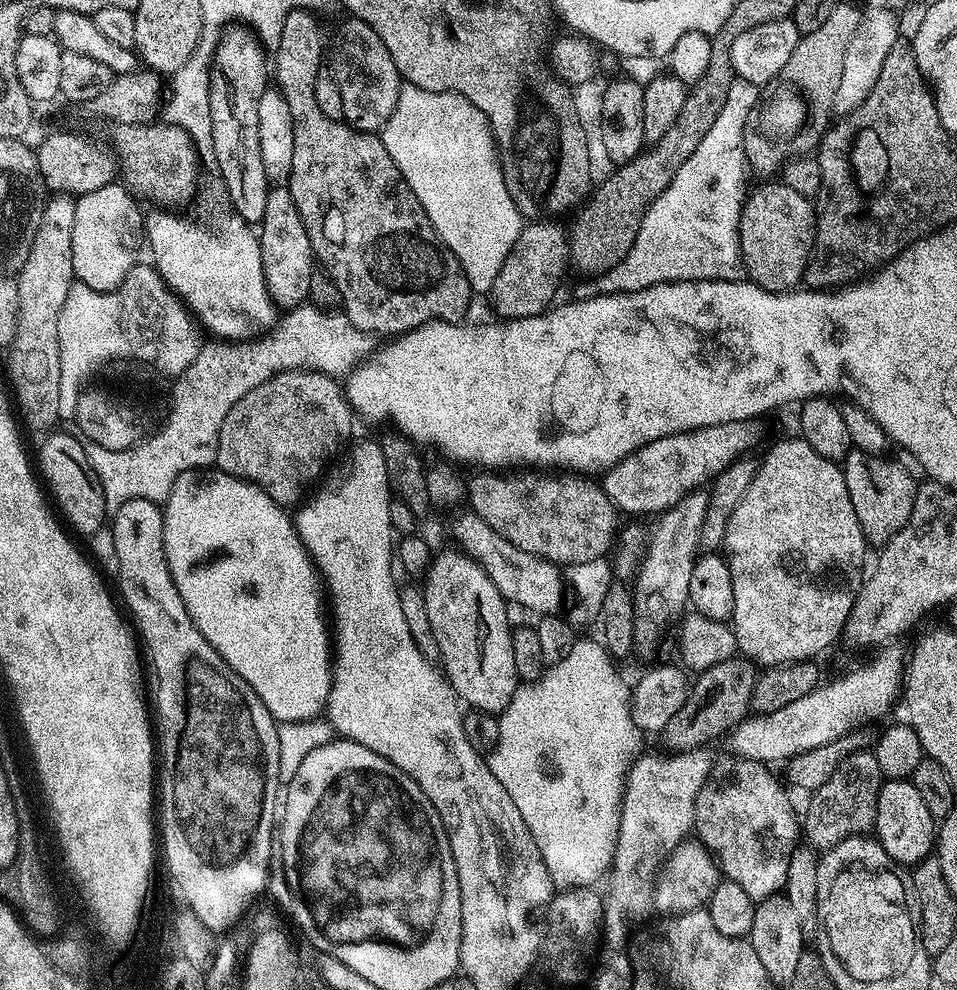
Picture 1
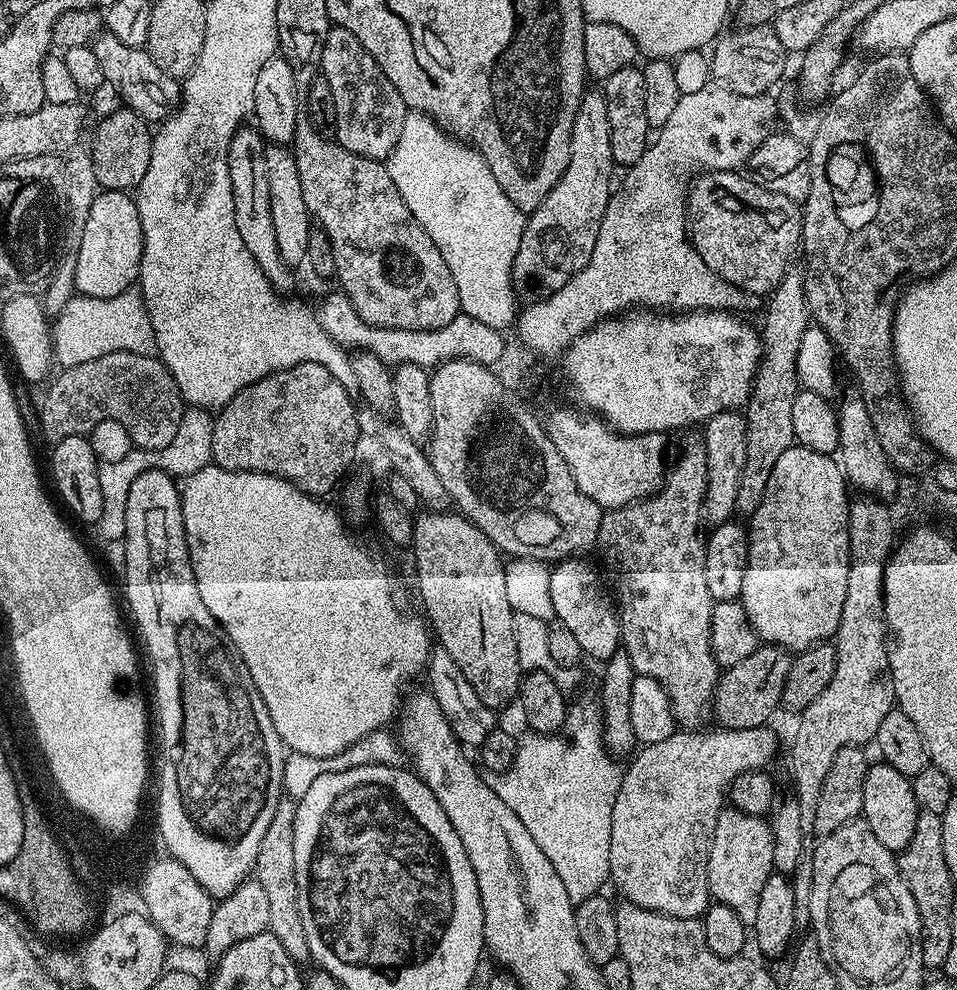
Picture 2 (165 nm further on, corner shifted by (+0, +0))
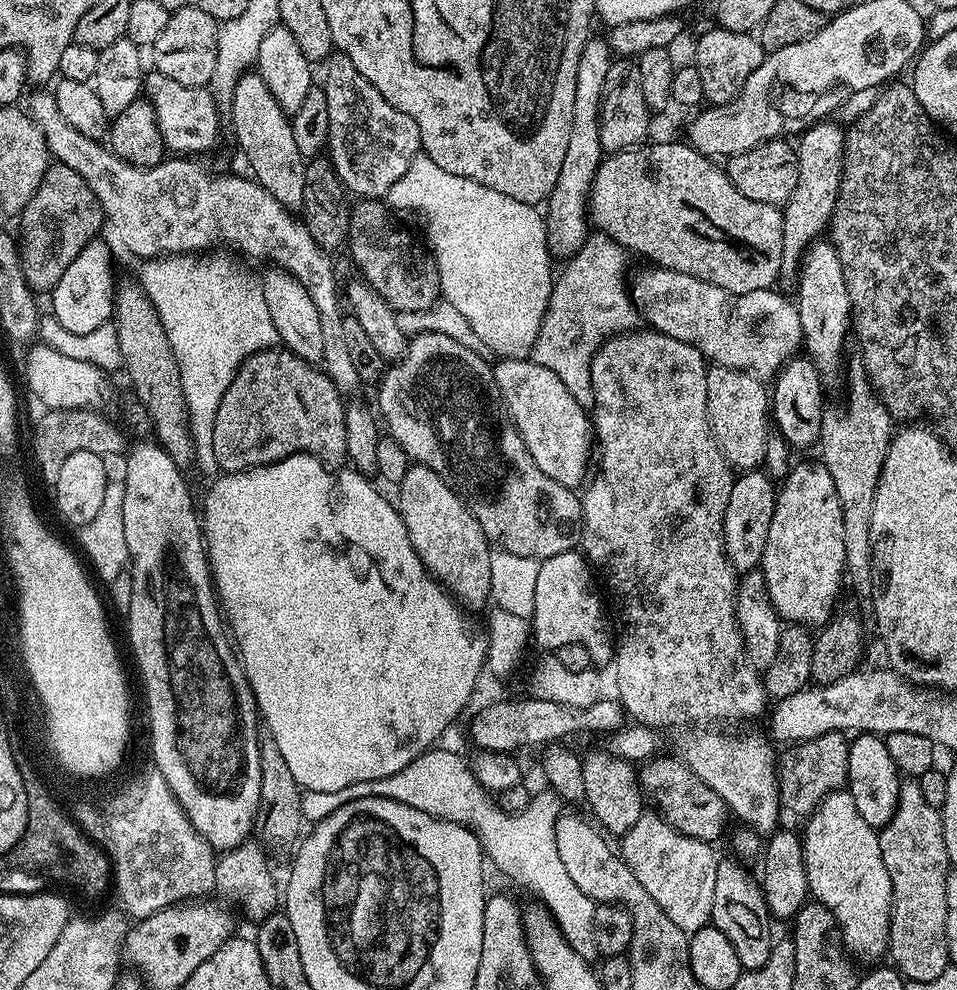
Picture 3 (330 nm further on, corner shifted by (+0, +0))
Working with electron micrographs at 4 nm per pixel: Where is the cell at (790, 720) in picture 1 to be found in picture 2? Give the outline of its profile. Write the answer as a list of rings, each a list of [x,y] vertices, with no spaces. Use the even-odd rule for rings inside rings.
[[[768,726],[763,728],[726,728],[715,730],[716,732],[696,733],[688,732],[692,730],[676,730],[665,741],[643,745],[627,761],[627,763],[629,762],[628,768],[626,764],[620,778],[620,789],[614,798],[614,818],[610,826],[610,880],[613,885],[616,883],[617,890],[624,895],[623,899],[627,903],[637,904],[640,908],[645,908],[651,912],[661,912],[667,916],[690,918],[691,920],[703,917],[704,911],[708,909],[710,903],[708,855],[710,854],[712,839],[714,838],[714,826],[718,826],[718,814],[720,809],[725,807],[726,793],[732,787],[734,778],[738,778],[743,772],[764,770],[769,767],[768,763],[771,762],[772,755],[776,752],[776,736],[770,729],[771,727]]]

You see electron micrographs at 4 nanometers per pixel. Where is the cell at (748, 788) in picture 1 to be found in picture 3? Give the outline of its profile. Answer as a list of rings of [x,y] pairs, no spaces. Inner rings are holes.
[[[721,859],[716,865],[714,878],[714,906],[712,907],[711,927],[722,930],[730,938],[741,969],[747,970],[766,966],[770,950],[774,943],[772,936],[773,917],[764,901],[764,890],[759,883],[752,881],[752,876],[736,860]]]

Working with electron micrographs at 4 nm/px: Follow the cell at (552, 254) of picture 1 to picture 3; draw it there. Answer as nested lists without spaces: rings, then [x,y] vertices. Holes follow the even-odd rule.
[[[593,35],[588,39],[586,46],[582,46],[582,58],[578,58],[574,122],[570,126],[570,142],[566,146],[566,158],[562,161],[562,174],[558,174],[558,182],[554,182],[554,190],[548,195],[544,216],[544,225],[548,231],[548,251],[556,258],[567,258],[582,250],[590,235],[588,195],[602,159],[600,97],[603,96],[606,86],[606,70],[610,70],[613,59],[613,50],[603,35]]]

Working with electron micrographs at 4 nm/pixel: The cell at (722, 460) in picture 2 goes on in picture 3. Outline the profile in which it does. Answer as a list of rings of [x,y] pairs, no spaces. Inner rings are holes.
[[[712,366],[706,378],[706,398],[708,422],[725,460],[736,470],[759,469],[764,462],[765,446],[770,435],[770,392],[765,381],[750,372]]]

